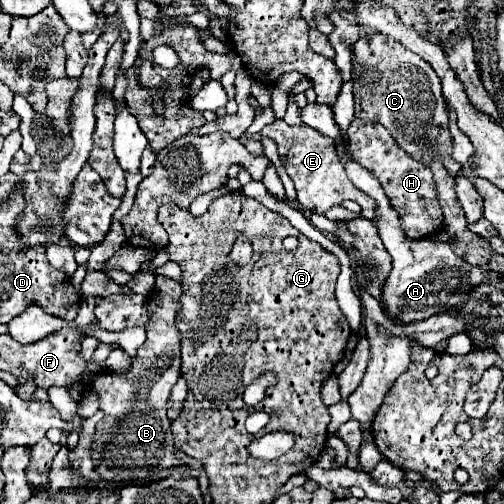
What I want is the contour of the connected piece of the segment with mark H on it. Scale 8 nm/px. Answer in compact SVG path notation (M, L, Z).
M353 120L347 130L349 136L349 150L353 158L363 164L367 170L373 172L373 176L381 182L391 206L399 212L403 228L409 238L427 238L443 228L443 214L441 206L437 202L433 172L423 162L407 156L403 148L399 148L393 140L393 136L383 128L379 122L369 120Z

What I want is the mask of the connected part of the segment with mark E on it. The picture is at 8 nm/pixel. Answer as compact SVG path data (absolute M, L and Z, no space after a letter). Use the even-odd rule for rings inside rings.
M275 120L273 124L265 126L261 130L263 136L269 136L277 142L279 146L279 156L281 162L287 168L289 178L295 182L295 190L297 190L297 200L303 208L325 214L331 206L341 204L343 200L353 200L361 206L361 216L373 220L375 218L375 200L371 200L367 194L363 194L361 190L357 190L351 180L347 178L335 144L329 136L323 136L321 132L309 128L309 126L289 126L283 120Z

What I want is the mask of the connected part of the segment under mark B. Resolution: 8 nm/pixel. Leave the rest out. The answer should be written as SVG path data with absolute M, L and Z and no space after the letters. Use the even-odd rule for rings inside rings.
M157 276L153 294L147 298L149 318L151 324L147 326L147 340L139 348L137 356L131 358L131 370L127 374L111 374L111 372L99 372L91 390L95 390L101 398L99 408L105 412L103 420L97 424L95 440L91 444L91 456L95 462L95 468L101 472L103 466L107 468L139 468L139 466L151 466L151 468L169 468L179 466L181 460L173 454L173 436L169 430L171 420L167 418L167 400L171 396L171 388L175 386L179 378L181 368L181 338L177 330L177 312L179 312L179 300L181 300L181 284L163 276Z

